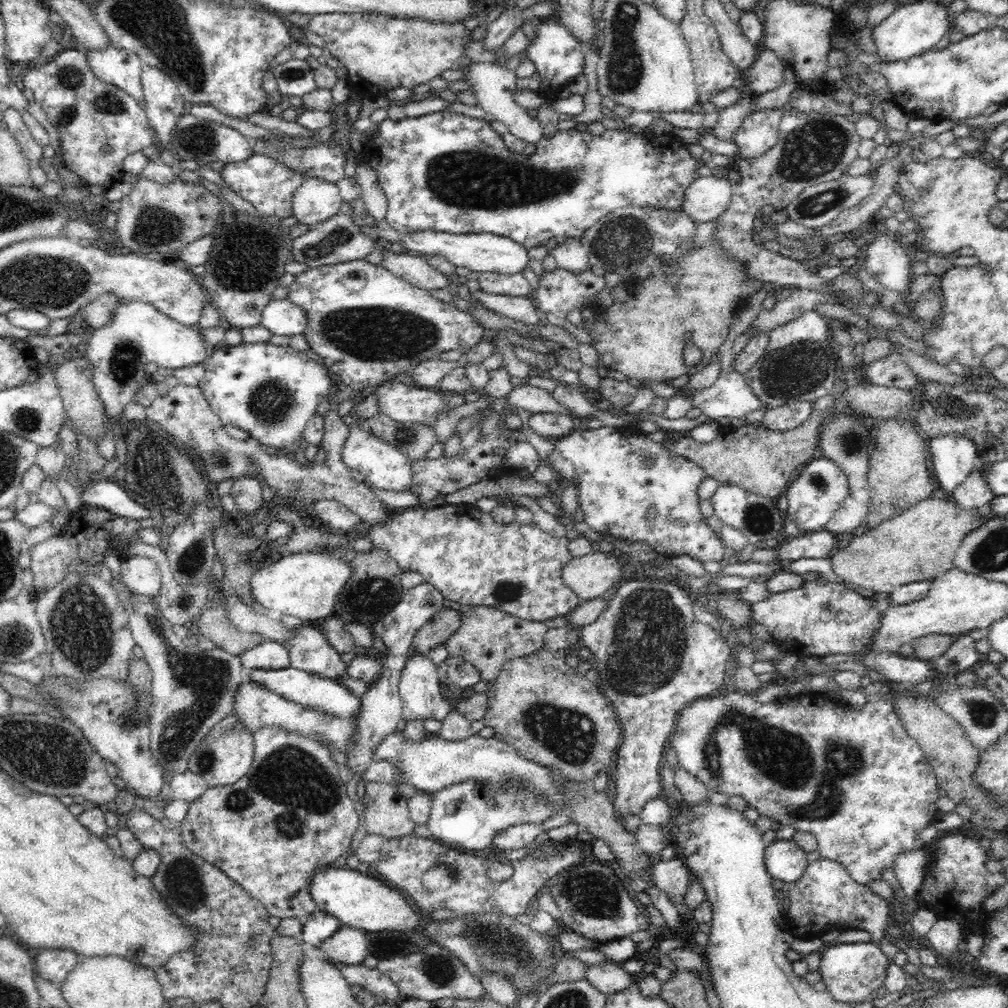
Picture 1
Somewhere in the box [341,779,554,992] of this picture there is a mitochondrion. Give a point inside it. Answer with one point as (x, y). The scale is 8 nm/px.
(485, 941)

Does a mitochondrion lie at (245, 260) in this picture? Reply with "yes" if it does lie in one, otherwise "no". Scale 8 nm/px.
yes

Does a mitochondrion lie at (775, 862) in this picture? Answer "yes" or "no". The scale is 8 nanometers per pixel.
no

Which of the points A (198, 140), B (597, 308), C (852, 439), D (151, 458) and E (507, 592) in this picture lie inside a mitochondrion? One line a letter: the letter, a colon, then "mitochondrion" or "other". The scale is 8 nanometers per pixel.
A: mitochondrion
B: other
C: mitochondrion
D: mitochondrion
E: mitochondrion

